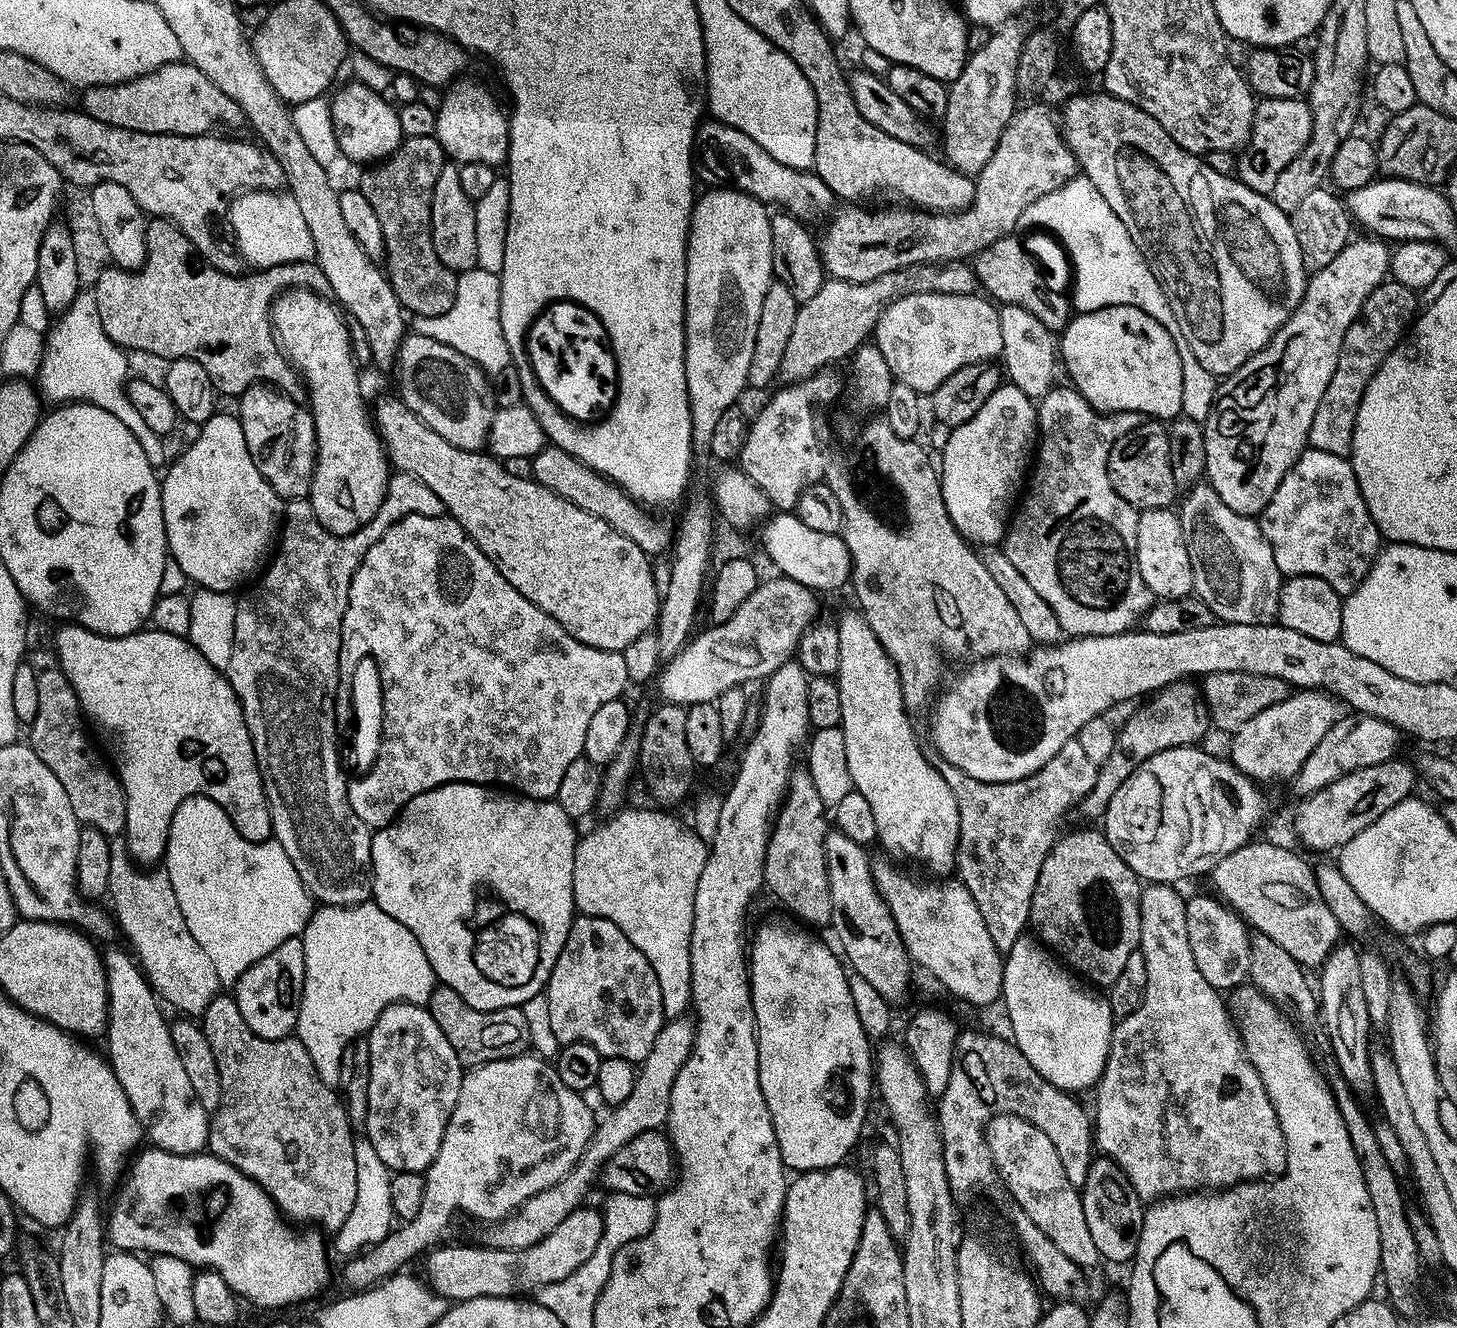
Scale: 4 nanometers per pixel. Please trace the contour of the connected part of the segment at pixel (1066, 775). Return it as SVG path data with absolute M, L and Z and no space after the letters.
M1068 740L1066 746L1062 746L1062 750L1058 750L1058 754L1054 754L1046 766L1042 766L1042 770L1014 782L978 782L978 778L970 778L970 774L958 770L952 764L944 764L940 768L942 778L946 786L950 786L958 806L960 841L956 844L954 868L957 873L960 871L958 879L966 886L966 890L970 890L972 901L978 910L982 910L982 922L986 922L986 930L1000 953L1007 954L1010 946L1014 946L1014 942L1025 935L1030 924L1030 902L1034 898L1034 886L1038 882L1042 862L1058 839L1056 827L1075 804L1076 807L1083 805L1084 797L1092 792L1097 771L1098 765L1086 758L1082 746L1078 746L1076 740Z

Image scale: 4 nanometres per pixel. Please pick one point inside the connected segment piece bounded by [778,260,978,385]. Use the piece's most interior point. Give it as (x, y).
(831, 326)

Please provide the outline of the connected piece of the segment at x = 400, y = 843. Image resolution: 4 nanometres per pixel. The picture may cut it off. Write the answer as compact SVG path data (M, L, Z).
M443 784L434 790L426 790L422 794L418 794L414 798L410 798L410 802L406 802L406 806L401 808L398 818L384 828L375 829L372 832L372 895L371 899L382 910L386 910L386 914L390 914L390 918L394 918L394 922L402 922L402 926L406 926L406 930L410 930L410 934L414 934L414 938L418 938L418 946L422 946L422 950L426 954L426 958L430 962L430 966L434 970L437 981L443 987L454 990L458 993L467 1004L474 1006L478 1010L498 1010L499 1008L514 1008L522 1006L530 998L541 995L548 987L548 979L550 978L550 970L554 970L554 962L558 962L558 954L562 954L562 946L566 946L566 938L570 934L570 926L576 912L576 903L574 902L574 854L576 853L576 845L578 843L577 825L572 817L566 814L566 810L562 810L562 806L556 803L555 799L535 800L529 796L519 794L508 794L512 796L503 796L503 791L497 790L495 787L487 784Z

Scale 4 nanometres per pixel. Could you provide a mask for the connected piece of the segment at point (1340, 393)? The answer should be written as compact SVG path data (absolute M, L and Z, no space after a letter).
M1395 282L1379 284L1370 298L1366 298L1360 317L1346 330L1346 338L1342 338L1342 350L1338 354L1334 378L1330 378L1330 386L1326 386L1322 402L1318 402L1314 422L1310 422L1309 448L1326 450L1326 454L1351 457L1354 426L1362 394L1366 394L1366 386L1370 386L1374 374L1378 374L1382 362L1386 362L1396 345L1403 341L1417 312L1417 293Z

